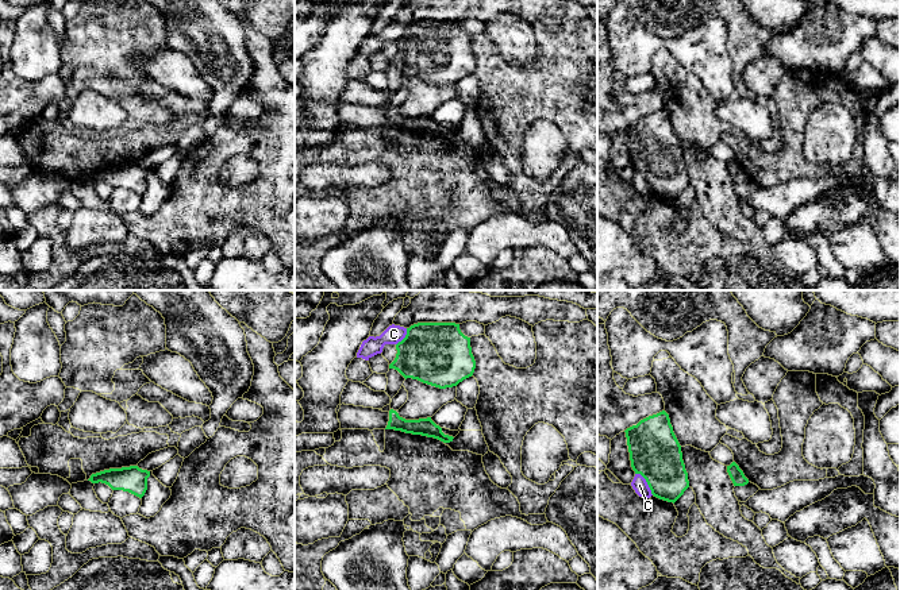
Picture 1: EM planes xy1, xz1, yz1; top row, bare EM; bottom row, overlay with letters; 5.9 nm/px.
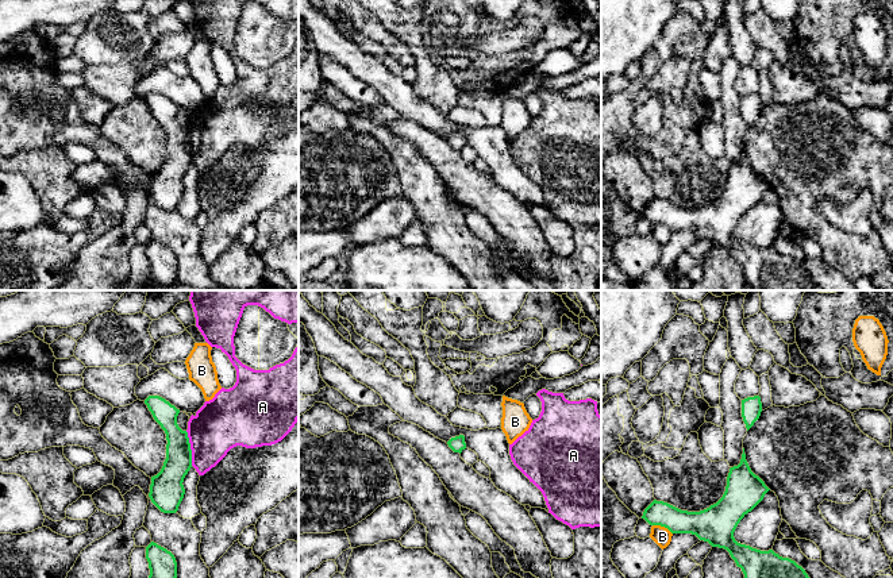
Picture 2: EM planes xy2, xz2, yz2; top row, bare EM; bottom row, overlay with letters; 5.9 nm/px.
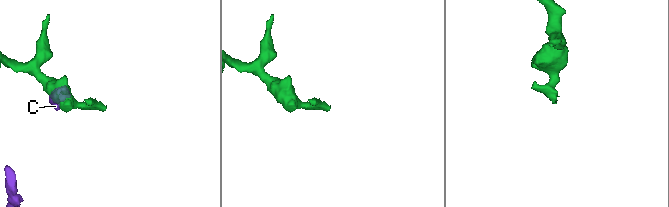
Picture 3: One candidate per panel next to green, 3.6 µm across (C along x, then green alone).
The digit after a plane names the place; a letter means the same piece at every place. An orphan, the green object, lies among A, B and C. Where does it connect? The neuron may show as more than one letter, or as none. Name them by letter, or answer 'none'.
none

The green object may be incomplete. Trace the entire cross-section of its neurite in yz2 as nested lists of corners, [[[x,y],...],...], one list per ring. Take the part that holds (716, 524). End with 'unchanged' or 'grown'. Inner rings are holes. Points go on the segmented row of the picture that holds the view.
[[[743,448],[738,466],[730,469],[723,497],[700,512],[681,510],[667,502],[654,500],[643,512],[650,525],[661,525],[671,533],[692,533],[712,547],[730,552],[744,578],[809,578],[805,570],[773,550],[761,551],[735,540],[740,520],[751,512],[770,489],[755,475]]]; unchanged

